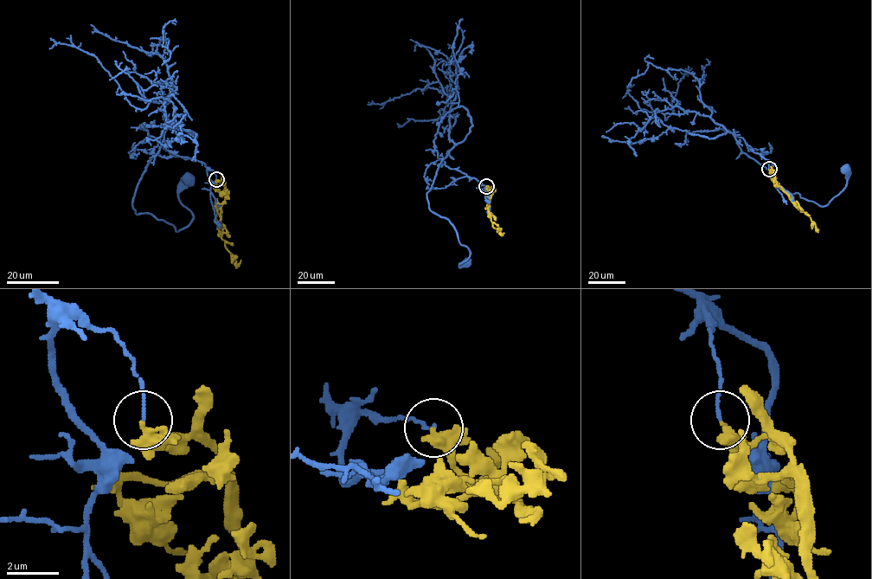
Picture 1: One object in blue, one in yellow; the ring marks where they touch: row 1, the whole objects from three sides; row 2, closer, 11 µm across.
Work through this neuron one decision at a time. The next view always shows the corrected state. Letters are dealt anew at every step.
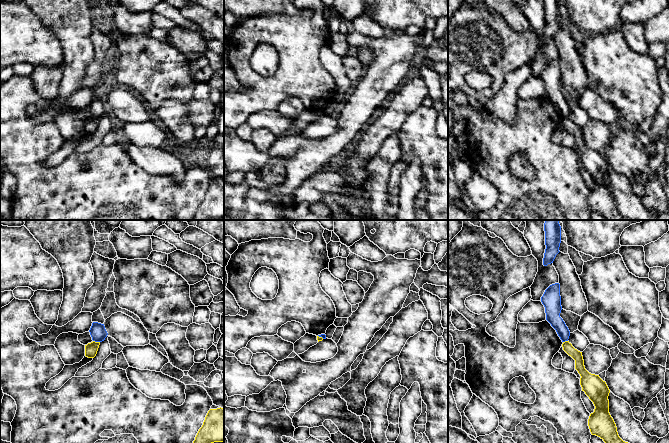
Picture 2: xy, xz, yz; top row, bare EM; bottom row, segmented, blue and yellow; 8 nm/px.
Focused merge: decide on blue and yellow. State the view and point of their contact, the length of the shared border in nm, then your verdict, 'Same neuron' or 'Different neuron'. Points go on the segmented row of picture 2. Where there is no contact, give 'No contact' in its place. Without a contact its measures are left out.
Touches blue at xy (96, 341). Shared border 60 nm. Different neuron

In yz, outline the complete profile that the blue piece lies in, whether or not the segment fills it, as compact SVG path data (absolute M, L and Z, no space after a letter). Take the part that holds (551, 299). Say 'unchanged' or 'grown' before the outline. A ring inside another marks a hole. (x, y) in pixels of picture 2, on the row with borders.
unchanged | M560 284L550 285L541 297L541 302L545 307L546 320L556 330L562 342L568 341L570 331L563 319L560 317L562 310Z

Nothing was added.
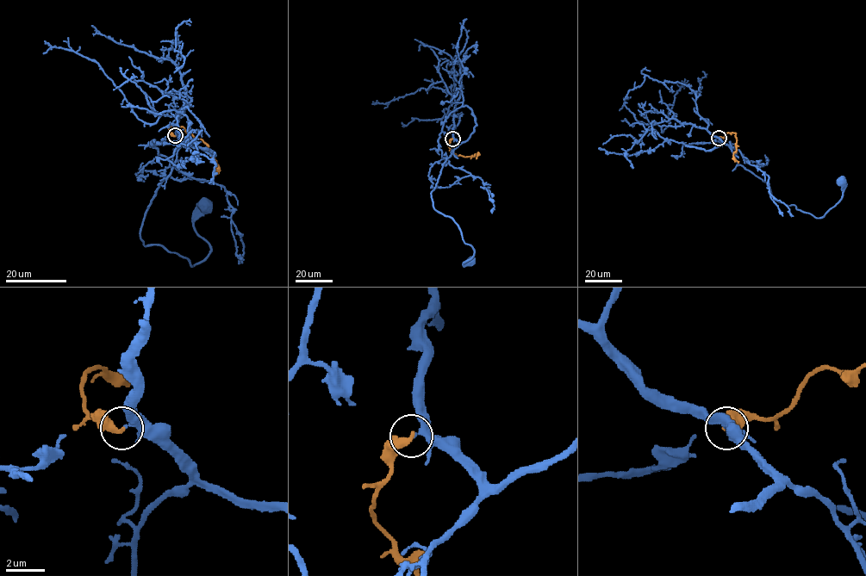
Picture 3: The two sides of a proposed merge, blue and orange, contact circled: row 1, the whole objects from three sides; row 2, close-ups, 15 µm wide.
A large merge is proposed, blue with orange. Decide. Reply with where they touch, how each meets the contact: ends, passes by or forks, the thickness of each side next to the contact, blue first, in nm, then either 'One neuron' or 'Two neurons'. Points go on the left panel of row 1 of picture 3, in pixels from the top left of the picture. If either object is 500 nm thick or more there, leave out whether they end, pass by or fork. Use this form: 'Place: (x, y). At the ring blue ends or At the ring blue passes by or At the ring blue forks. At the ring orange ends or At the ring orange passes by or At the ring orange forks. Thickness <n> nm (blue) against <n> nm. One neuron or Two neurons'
Place: (175, 135). At the ring blue passes by. At the ring orange ends. Thickness 280 nm (blue) against 360 nm. Two neurons

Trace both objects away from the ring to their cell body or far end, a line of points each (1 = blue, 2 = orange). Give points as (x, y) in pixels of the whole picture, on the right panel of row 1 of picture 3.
1: (719, 139), (729, 147), (739, 164), (766, 182), (772, 196), (816, 218), (822, 218), (841, 198), (843, 179)
2: (719, 139), (729, 133), (736, 133), (733, 157), (738, 163)

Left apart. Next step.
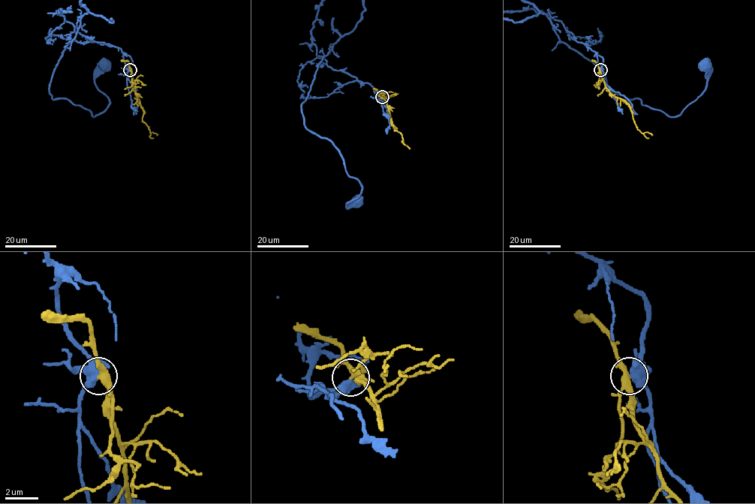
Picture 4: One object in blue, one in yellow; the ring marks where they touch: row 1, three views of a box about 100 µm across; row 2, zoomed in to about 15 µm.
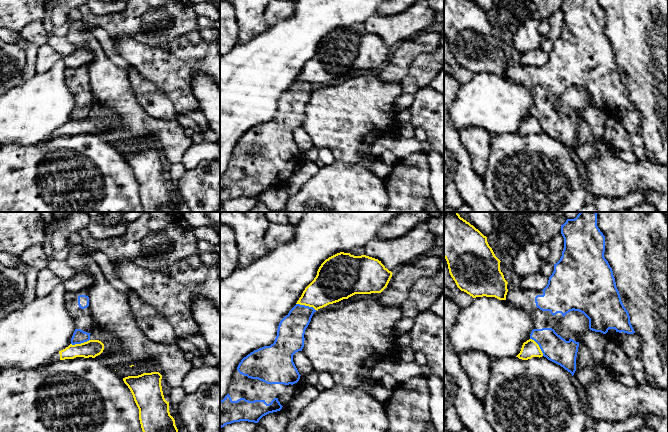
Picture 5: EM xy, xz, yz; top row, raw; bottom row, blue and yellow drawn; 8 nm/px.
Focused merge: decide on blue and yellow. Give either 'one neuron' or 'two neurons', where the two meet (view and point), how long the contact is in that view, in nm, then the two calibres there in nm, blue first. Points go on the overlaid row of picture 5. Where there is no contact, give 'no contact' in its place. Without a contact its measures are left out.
two neurons | xz (306, 306) | 170 nm | 220/280 nm

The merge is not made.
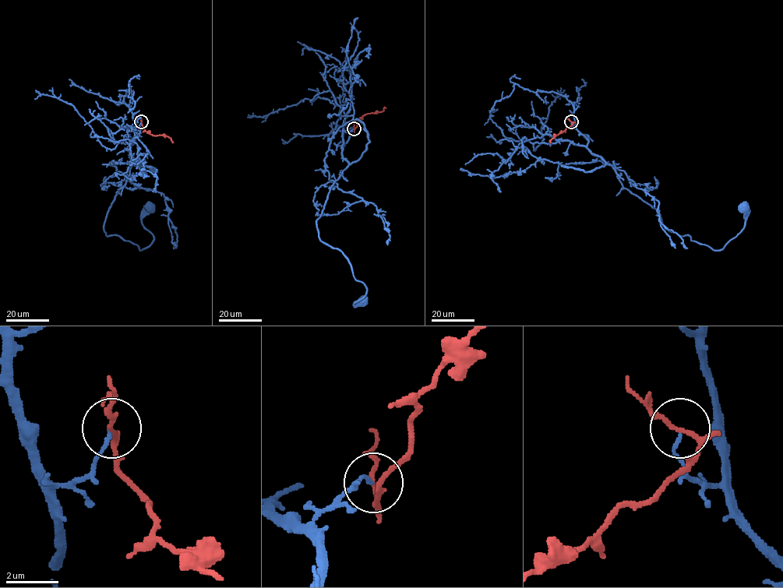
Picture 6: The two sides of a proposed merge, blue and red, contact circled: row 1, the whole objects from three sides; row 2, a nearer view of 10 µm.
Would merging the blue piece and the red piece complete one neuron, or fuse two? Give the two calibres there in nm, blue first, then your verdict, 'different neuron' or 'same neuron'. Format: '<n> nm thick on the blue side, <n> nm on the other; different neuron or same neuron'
110 nm thick on the blue side, 120 nm on the other; different neuron

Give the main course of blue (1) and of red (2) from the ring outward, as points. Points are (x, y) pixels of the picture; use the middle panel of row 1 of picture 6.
1: (354, 128), (342, 146), (348, 165), (330, 188), (316, 227), (365, 285), (366, 294), (354, 303), (362, 303)
2: (354, 128), (364, 115), (380, 112), (386, 107)

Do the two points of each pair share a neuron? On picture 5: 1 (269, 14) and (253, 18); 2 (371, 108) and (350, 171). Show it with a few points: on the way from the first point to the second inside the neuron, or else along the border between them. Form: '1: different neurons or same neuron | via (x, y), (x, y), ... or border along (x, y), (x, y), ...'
1: different neurons | border along (264, 10), (263, 17), (269, 24)
2: different neurons | border along (335, 159), (359, 163)

